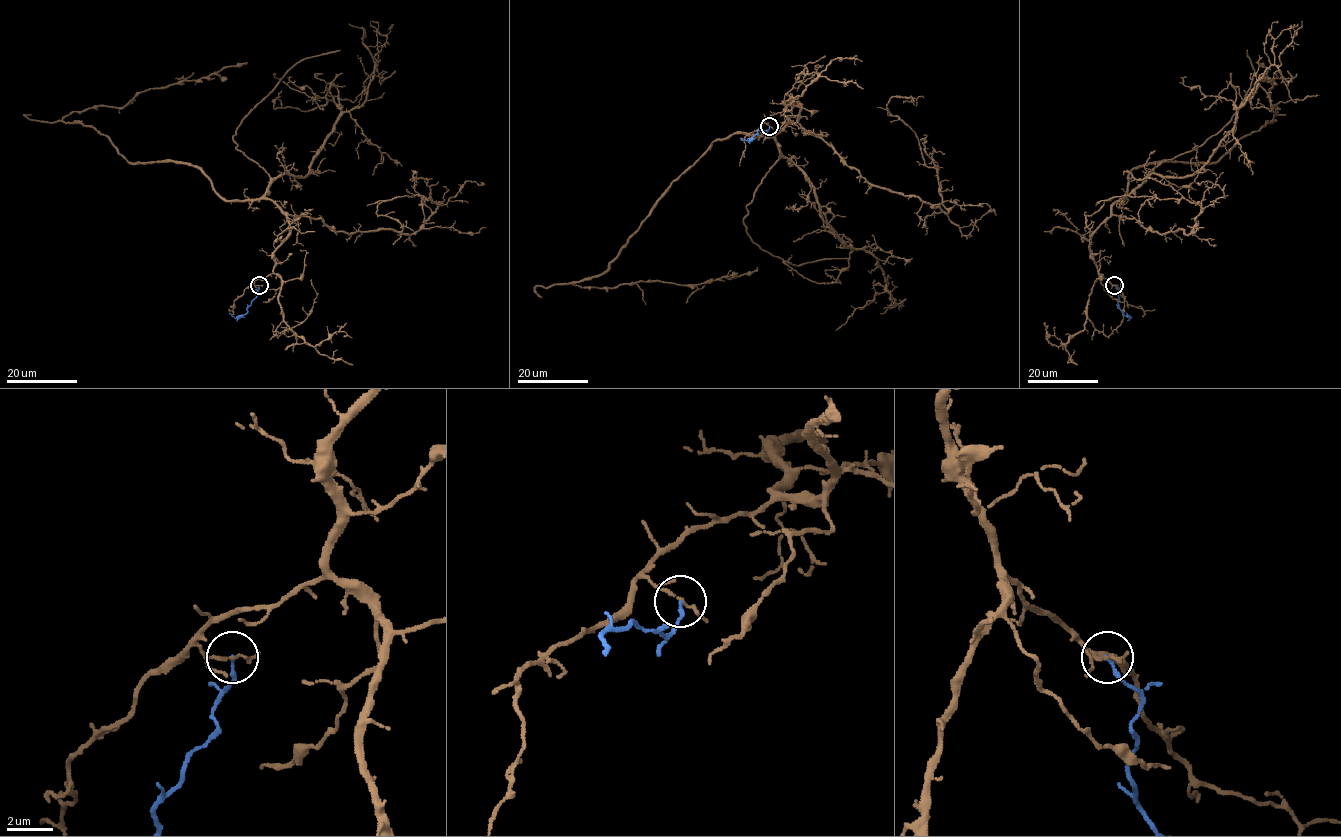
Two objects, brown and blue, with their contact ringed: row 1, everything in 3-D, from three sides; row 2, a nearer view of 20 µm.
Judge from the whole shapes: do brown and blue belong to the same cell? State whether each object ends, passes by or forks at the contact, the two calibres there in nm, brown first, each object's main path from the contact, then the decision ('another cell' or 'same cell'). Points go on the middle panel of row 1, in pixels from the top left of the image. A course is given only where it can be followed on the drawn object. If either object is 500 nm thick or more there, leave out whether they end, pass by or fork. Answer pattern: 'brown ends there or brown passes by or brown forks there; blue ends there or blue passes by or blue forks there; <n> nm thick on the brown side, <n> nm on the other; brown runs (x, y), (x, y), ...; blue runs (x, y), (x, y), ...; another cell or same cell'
brown passes by; blue ends there; 120 nm thick on the brown side, 150 nm on the other; brown runs (769, 126), (795, 101), (799, 118), (772, 135), (715, 139), (606, 271), (573, 283), (693, 285), (758, 267); blue runs (769, 126), (767, 131), (761, 129), (746, 140), (739, 138); another cell

